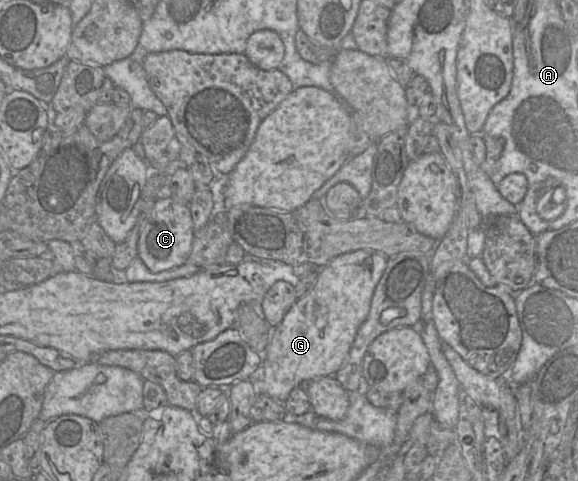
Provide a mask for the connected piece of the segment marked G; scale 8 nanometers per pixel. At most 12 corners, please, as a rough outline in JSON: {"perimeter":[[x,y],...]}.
{"perimeter":[[387,256],[320,266],[259,353],[259,393],[284,403],[334,376],[368,316]]}

